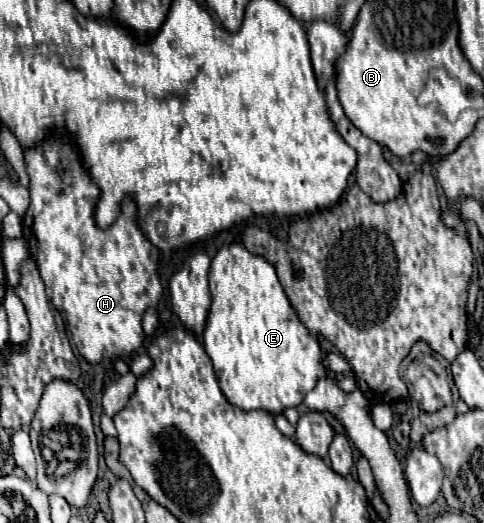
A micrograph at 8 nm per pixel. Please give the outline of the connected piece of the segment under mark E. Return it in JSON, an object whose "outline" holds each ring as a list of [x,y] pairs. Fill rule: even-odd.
{"outline":[[[232,243],[215,254],[209,272],[209,288],[213,302],[205,322],[203,346],[207,356],[213,360],[213,370],[223,396],[245,412],[263,408],[271,414],[281,414],[287,408],[299,406],[305,394],[315,388],[317,380],[325,376],[325,368],[321,366],[317,338],[295,314],[283,286],[277,280],[275,268],[265,262],[265,258],[247,252],[240,243]]]}

